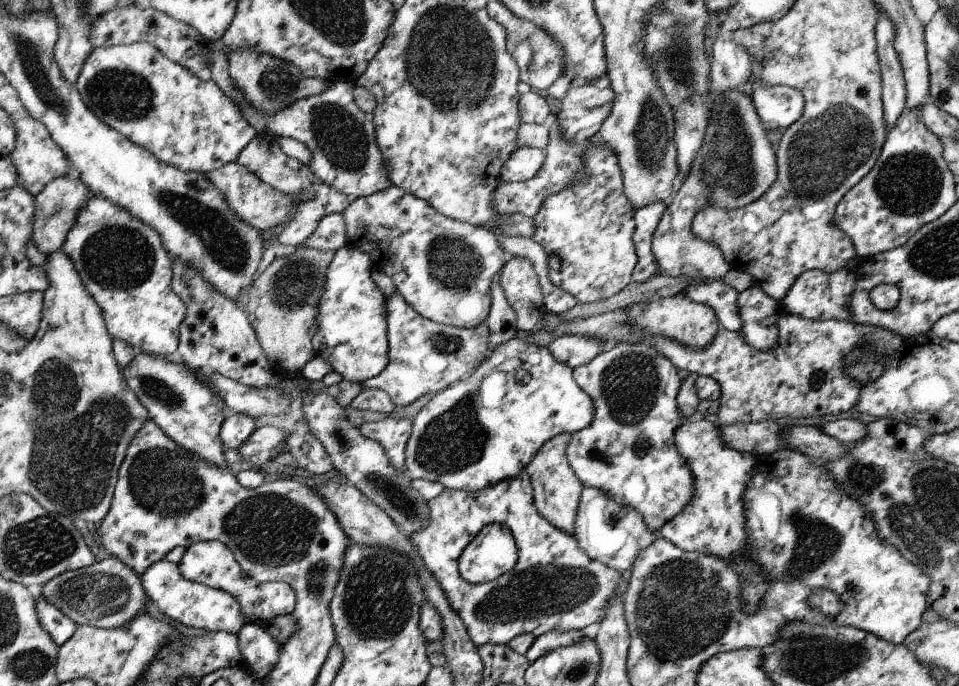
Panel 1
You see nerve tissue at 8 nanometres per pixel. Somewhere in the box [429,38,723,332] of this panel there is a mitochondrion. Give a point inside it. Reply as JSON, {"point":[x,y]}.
{"point":[651,136]}

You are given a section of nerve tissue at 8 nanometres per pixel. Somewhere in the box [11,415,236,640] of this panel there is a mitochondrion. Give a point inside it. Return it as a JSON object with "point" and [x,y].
{"point":[165,483]}

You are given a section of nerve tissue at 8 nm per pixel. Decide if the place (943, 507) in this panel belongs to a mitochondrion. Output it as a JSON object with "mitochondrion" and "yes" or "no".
{"mitochondrion":"yes"}

